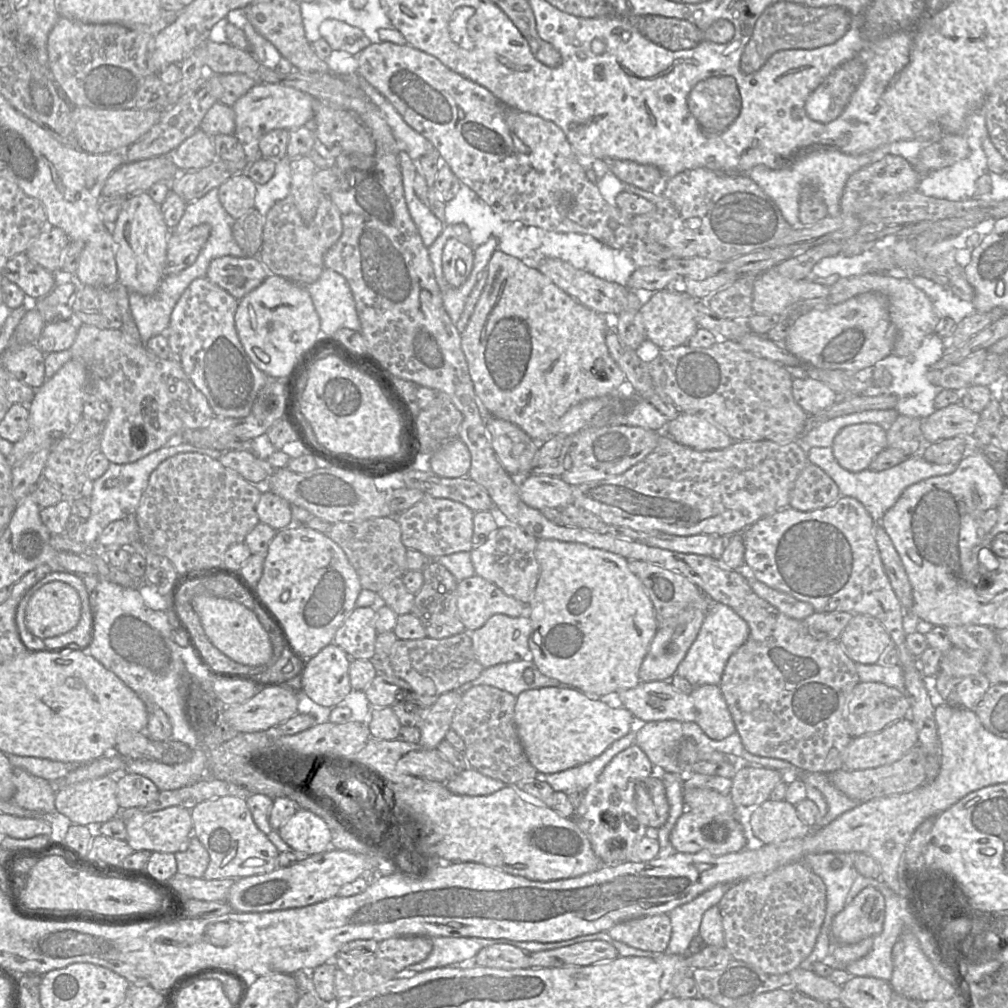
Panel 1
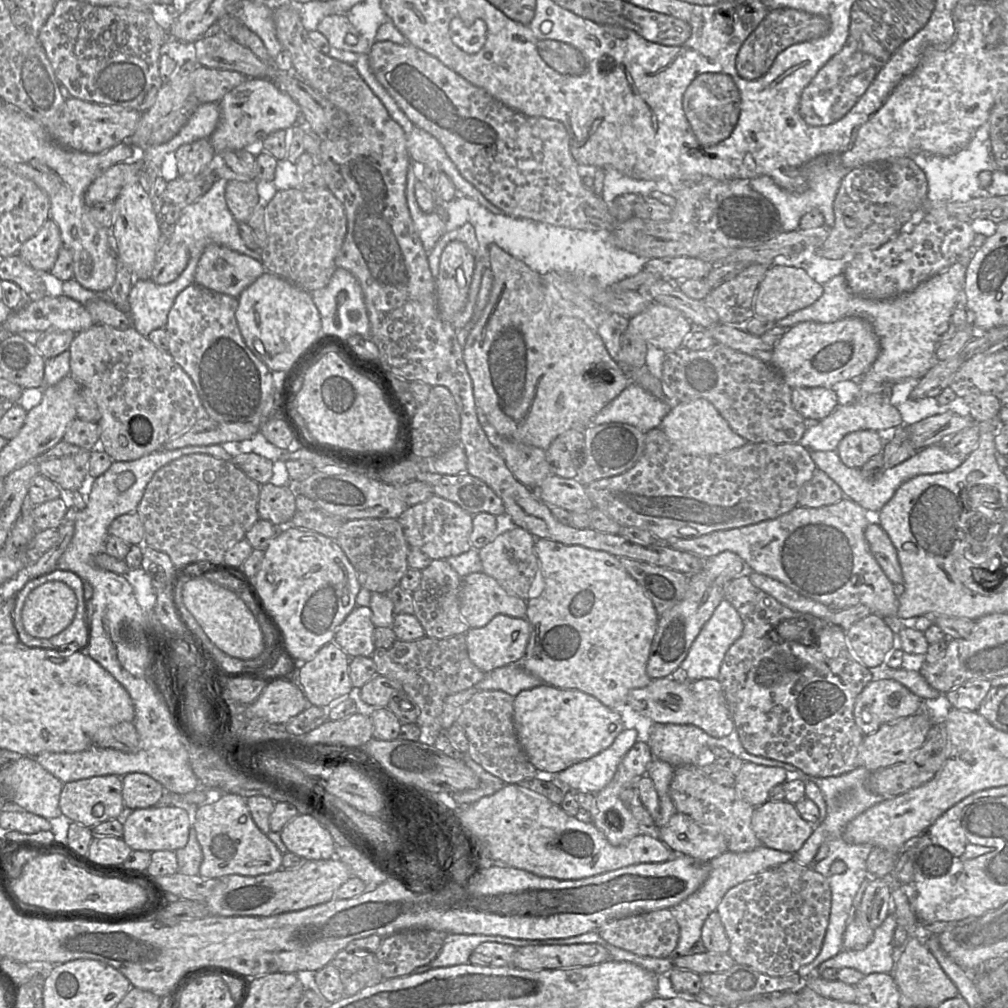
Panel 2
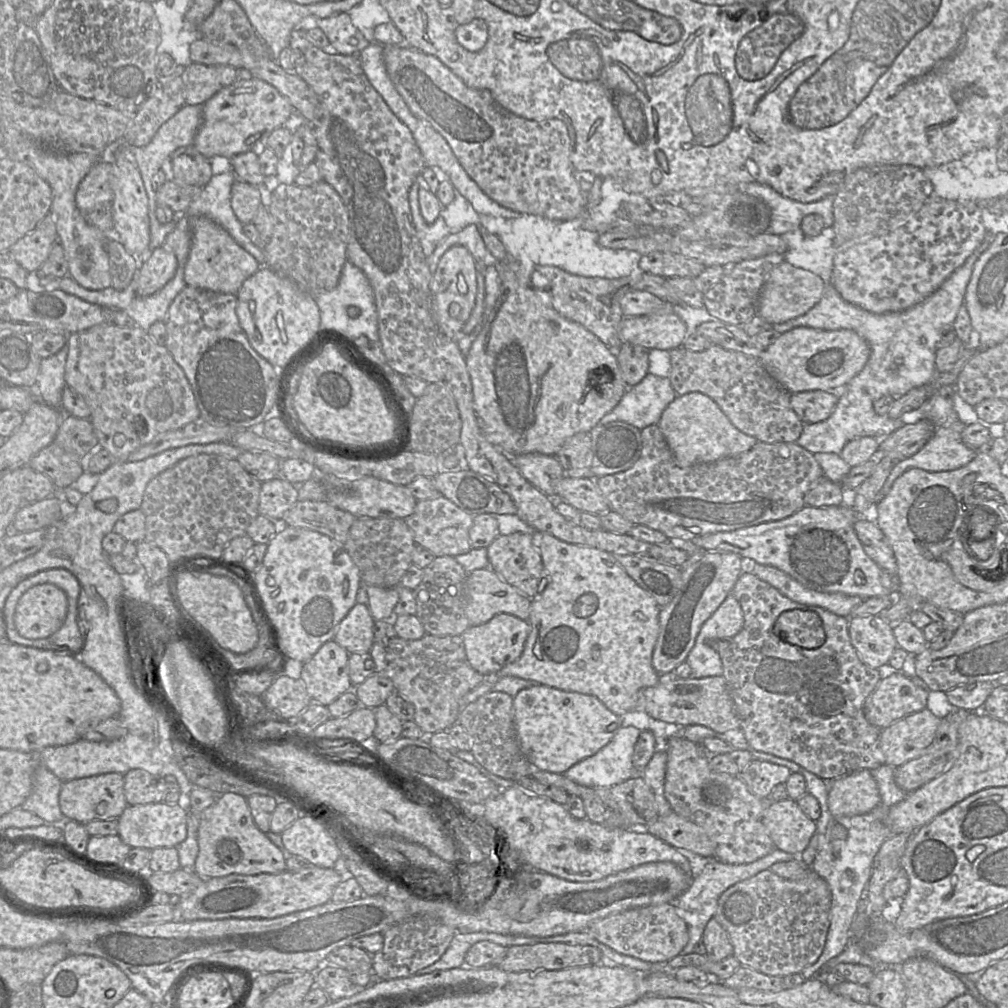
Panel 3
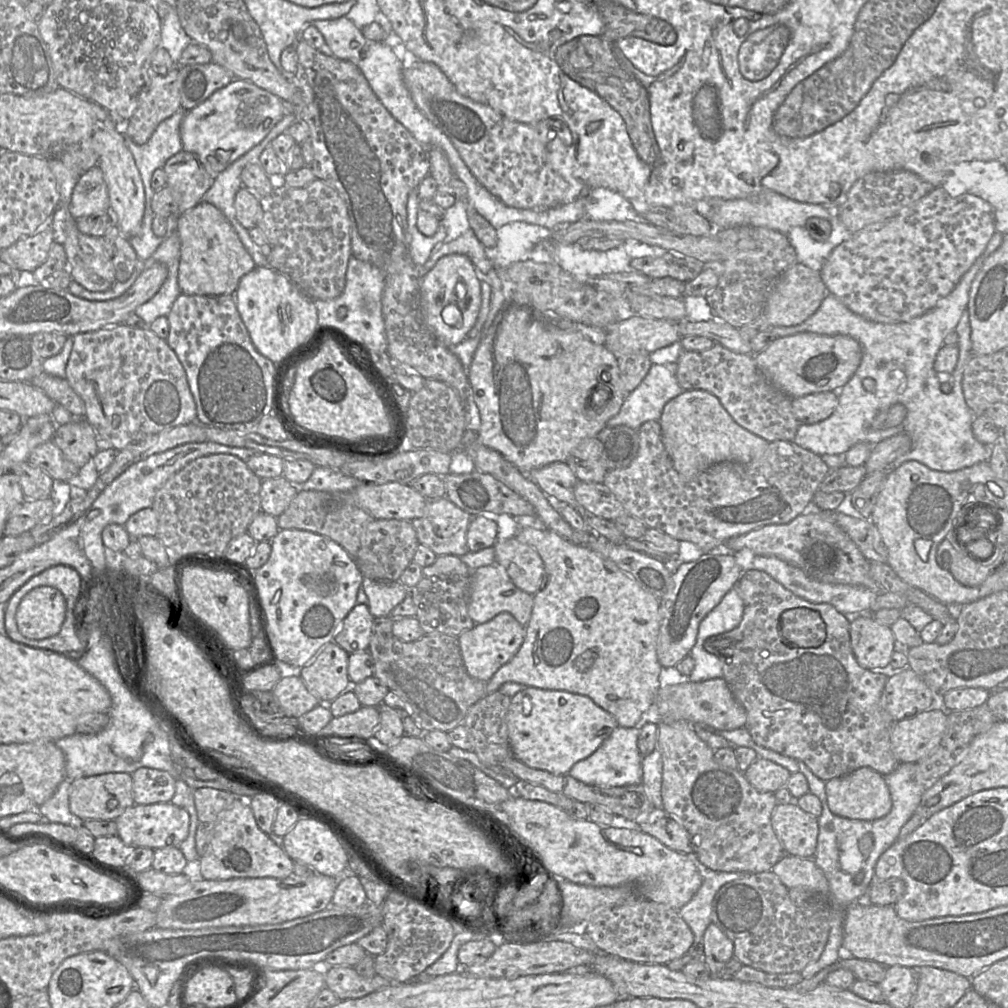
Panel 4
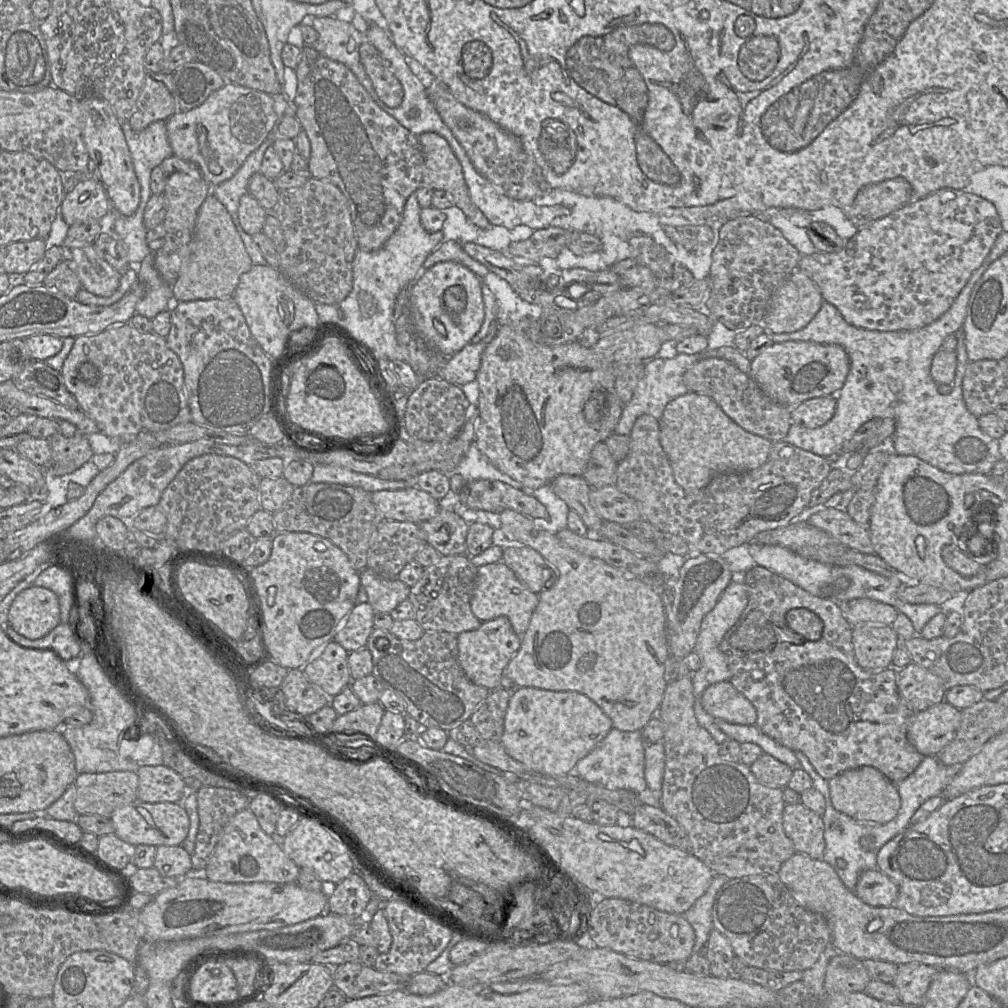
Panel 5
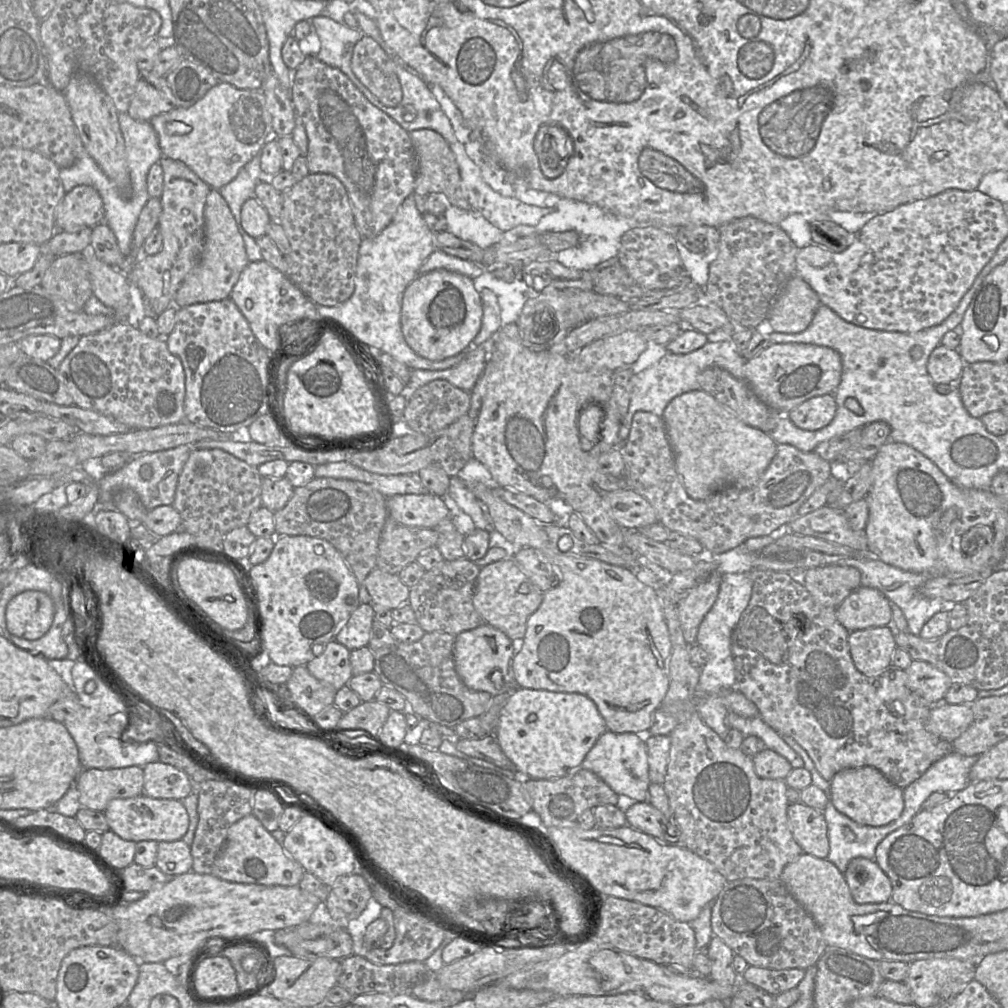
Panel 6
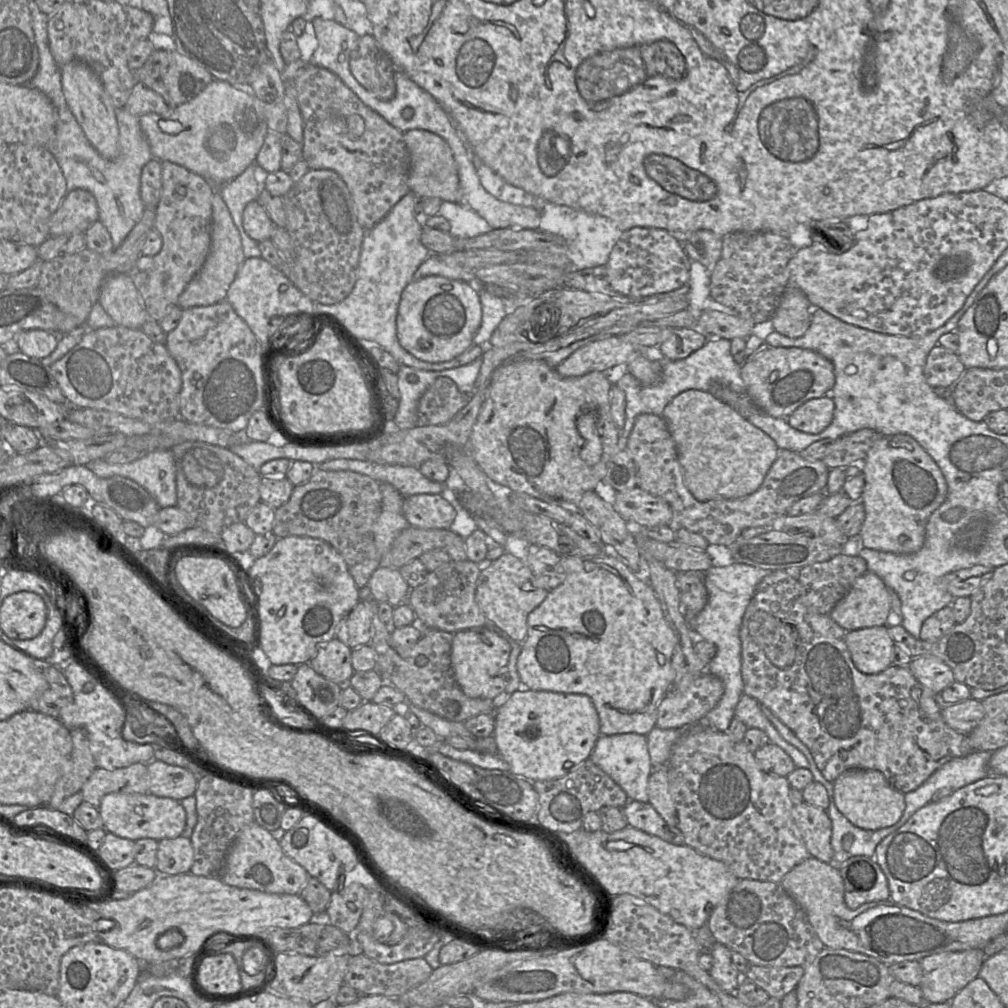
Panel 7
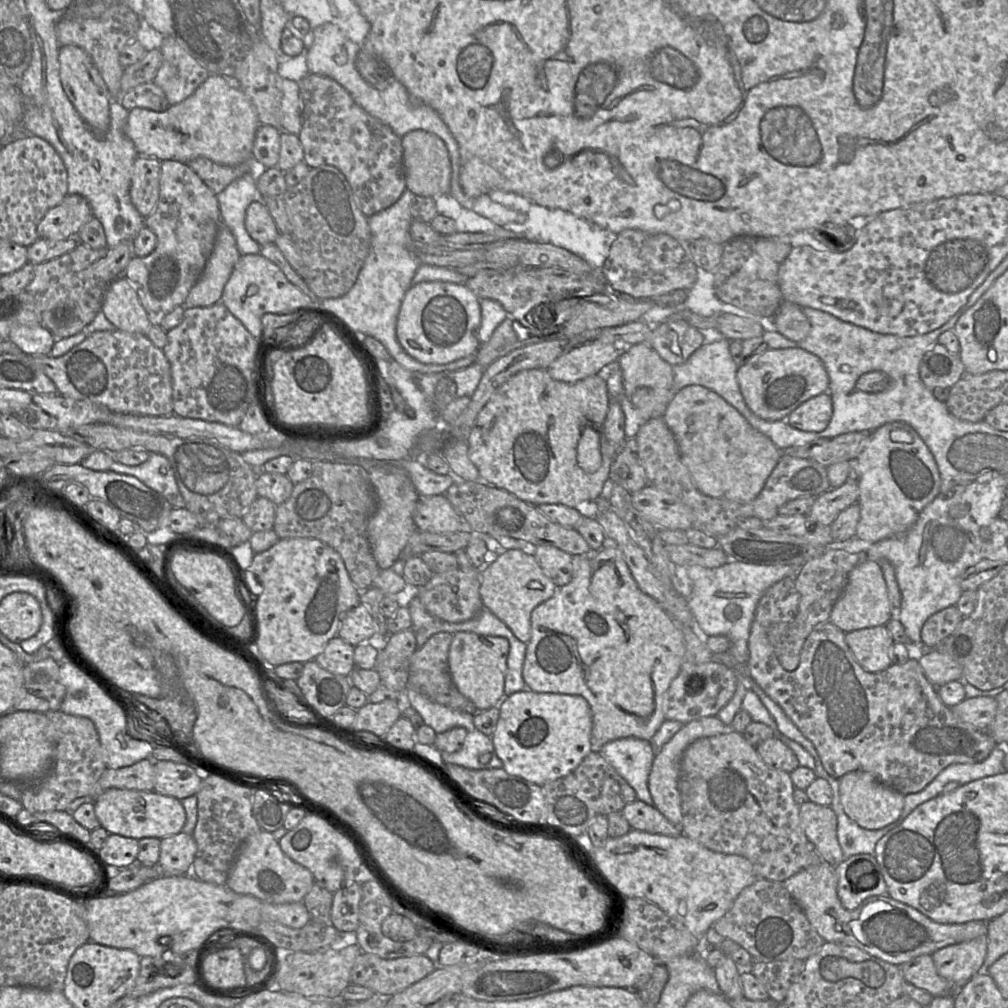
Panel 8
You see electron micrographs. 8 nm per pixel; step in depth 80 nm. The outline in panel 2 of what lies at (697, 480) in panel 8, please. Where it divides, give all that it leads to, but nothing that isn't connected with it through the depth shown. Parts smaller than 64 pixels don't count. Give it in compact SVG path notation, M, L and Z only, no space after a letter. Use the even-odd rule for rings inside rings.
M704 398L678 402L663 418L660 428L681 452L694 456L718 455L748 443L729 426L715 406Z

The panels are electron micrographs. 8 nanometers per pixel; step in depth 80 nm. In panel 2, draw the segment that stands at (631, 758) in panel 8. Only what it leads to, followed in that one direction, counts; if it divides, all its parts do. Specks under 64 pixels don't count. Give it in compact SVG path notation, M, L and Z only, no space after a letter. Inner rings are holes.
M624 729L611 746L599 754L557 774L539 772L536 777L552 781L562 789L598 794L611 782L621 760L637 741L636 729Z

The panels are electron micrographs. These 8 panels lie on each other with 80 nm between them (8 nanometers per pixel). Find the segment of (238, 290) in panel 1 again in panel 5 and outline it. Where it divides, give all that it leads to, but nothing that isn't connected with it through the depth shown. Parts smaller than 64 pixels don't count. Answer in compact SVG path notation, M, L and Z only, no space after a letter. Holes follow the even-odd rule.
M210 193L198 211L189 254L184 260L179 277L172 285L173 302L233 297L240 276L252 266L251 258L229 212Z

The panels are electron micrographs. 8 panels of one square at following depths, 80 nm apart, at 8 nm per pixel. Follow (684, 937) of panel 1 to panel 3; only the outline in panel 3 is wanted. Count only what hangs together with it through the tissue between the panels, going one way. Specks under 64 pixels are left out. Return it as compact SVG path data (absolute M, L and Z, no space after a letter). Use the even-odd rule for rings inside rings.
M775 848L768 855L748 864L727 864L714 857L706 858L708 862L699 872L698 876L694 877L687 890L673 901L675 912L686 923L689 933L689 941L681 951L681 955L695 953L693 949L702 939L706 924L714 916L718 899L724 891L740 881L751 878L759 872L769 869L775 863L790 861L795 856Z

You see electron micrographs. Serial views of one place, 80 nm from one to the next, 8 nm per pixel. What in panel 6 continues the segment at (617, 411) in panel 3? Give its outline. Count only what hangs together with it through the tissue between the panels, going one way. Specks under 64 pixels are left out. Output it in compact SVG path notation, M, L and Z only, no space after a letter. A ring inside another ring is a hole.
M732 339L719 342L707 342L701 348L687 354L673 354L668 352L652 366L634 373L632 376L632 392L628 411L622 418L619 438L625 441L630 433L634 414L638 411L651 412L659 417L663 416L666 406L676 396L699 390L698 376L708 367L718 366L727 370L735 378L745 380L745 360L739 354Z

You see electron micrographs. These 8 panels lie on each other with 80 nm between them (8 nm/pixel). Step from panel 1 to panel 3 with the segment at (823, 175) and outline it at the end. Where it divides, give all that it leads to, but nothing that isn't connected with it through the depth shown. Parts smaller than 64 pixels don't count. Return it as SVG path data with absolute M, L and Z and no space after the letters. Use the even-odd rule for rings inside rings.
M747 183L739 188L751 196L757 197L771 209L771 223L767 233L782 236L800 228L800 223L806 215L819 214L824 219L826 227L833 226L833 203L835 196L829 195L821 200L803 203L782 196L772 187L760 183Z

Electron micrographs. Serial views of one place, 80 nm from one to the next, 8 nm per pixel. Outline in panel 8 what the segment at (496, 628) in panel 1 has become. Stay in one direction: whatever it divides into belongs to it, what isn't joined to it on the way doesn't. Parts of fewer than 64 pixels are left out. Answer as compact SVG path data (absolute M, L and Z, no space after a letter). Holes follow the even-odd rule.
M464 631L454 634L448 653L450 674L459 692L475 705L477 711L495 707L504 694L509 651L509 641L502 636Z

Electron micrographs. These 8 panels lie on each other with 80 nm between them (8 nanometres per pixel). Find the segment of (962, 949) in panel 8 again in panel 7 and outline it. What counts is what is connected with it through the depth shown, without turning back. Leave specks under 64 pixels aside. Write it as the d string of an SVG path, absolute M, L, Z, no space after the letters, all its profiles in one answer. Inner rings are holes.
M981 948L935 953L920 959L923 976L919 988L925 1003L951 1001L978 976L984 959Z

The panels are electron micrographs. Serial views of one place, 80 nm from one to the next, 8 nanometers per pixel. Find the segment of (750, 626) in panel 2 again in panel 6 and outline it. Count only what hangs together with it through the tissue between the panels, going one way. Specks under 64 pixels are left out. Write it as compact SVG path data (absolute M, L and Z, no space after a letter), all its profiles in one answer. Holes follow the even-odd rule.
M753 569L750 573L753 581L751 598L732 634L735 689L756 705L759 717L768 726L781 736L793 738L807 752L826 781L830 782L843 769L871 766L903 789L935 761L953 752L952 742L926 729L933 704L927 704L909 688L904 669L890 666L875 676L866 676L857 670L850 655L849 631L838 621L835 608L818 603L794 574L761 569ZM756 607L765 609L783 624L788 649L787 659L781 664L773 664L758 651L737 643L741 627Z

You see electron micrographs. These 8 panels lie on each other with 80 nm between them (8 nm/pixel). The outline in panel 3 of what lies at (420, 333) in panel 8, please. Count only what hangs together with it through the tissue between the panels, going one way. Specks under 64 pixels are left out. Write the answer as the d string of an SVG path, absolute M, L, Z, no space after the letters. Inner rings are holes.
M463 246L448 249L440 258L430 282L433 316L439 330L450 339L461 335L464 324L475 306L477 294L477 265L472 254Z

